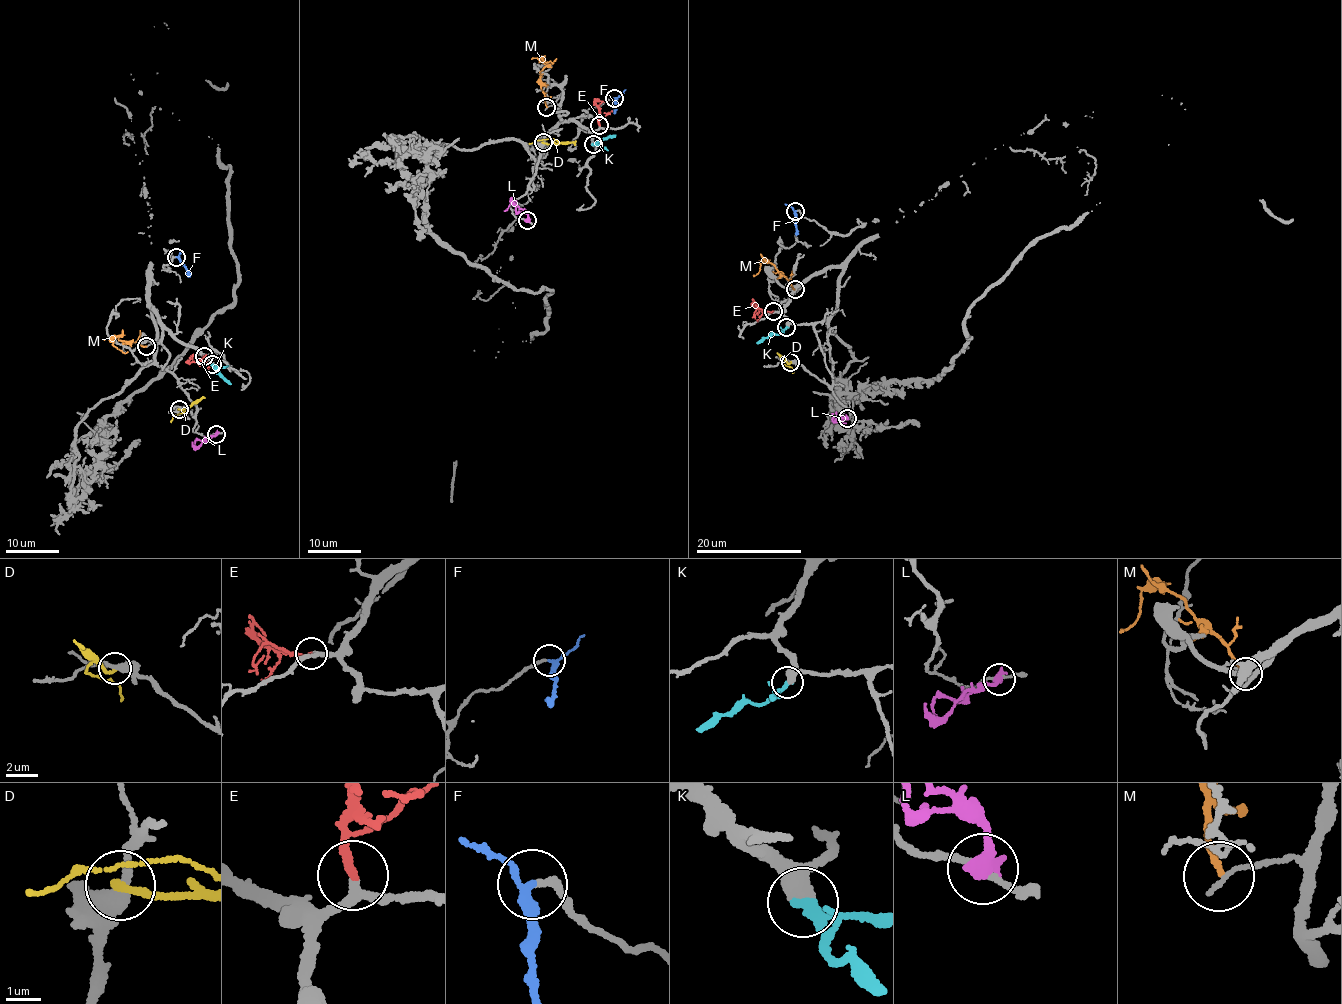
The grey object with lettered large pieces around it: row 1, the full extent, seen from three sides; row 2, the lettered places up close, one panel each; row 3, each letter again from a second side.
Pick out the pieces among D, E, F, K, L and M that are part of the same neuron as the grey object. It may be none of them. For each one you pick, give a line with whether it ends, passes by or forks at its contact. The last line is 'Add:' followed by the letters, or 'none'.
E: it ends
F: it passes by
K: it ends
Add: E, F, K

